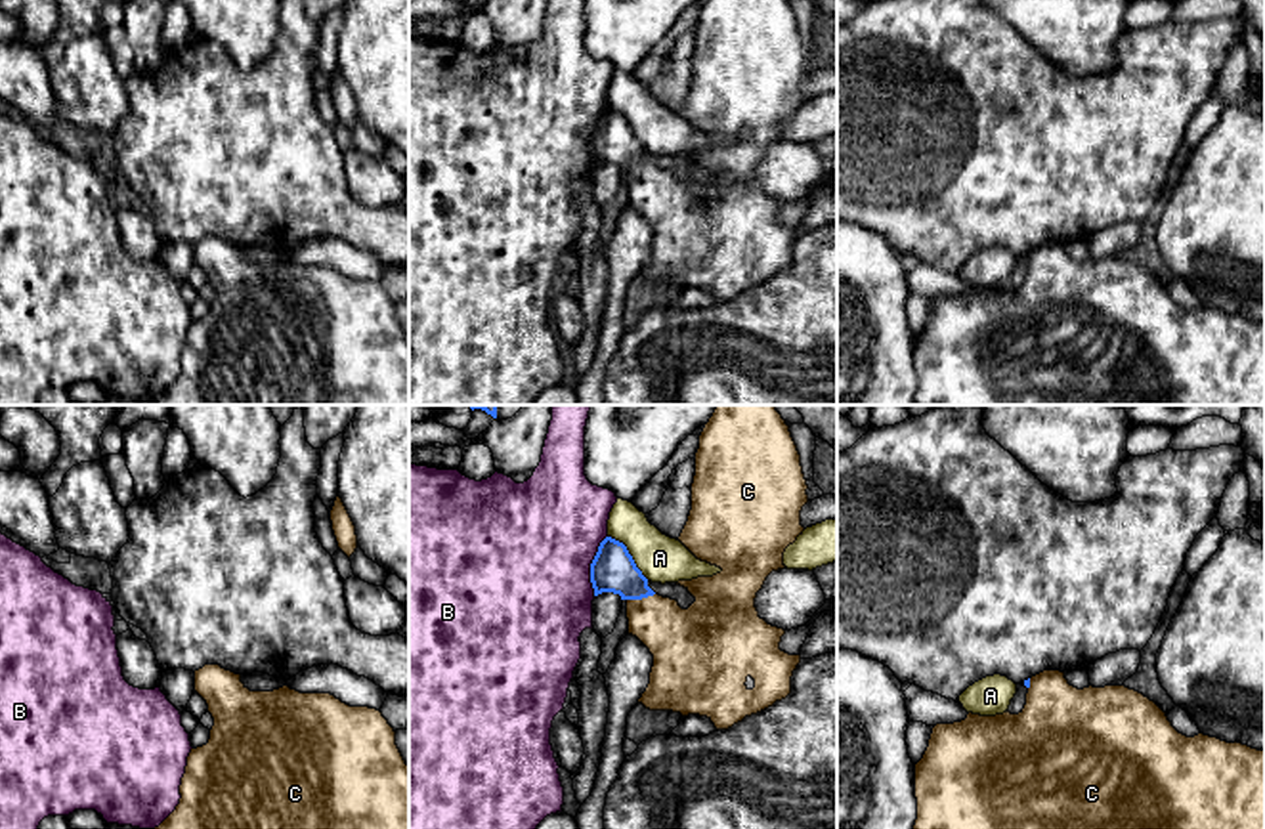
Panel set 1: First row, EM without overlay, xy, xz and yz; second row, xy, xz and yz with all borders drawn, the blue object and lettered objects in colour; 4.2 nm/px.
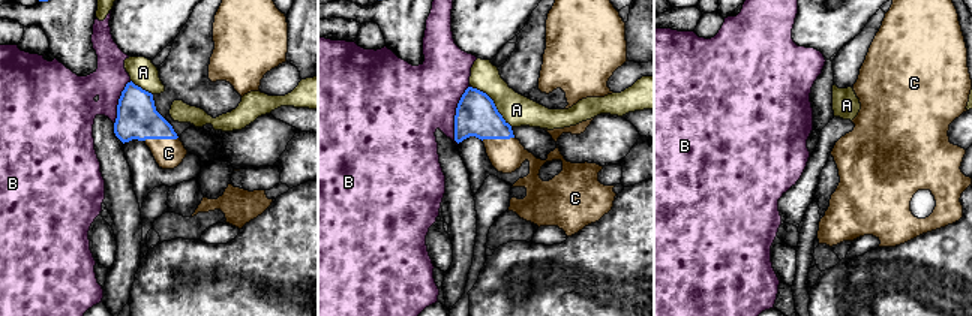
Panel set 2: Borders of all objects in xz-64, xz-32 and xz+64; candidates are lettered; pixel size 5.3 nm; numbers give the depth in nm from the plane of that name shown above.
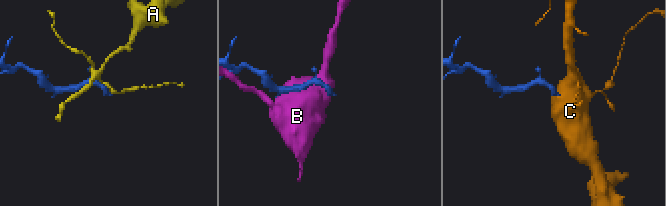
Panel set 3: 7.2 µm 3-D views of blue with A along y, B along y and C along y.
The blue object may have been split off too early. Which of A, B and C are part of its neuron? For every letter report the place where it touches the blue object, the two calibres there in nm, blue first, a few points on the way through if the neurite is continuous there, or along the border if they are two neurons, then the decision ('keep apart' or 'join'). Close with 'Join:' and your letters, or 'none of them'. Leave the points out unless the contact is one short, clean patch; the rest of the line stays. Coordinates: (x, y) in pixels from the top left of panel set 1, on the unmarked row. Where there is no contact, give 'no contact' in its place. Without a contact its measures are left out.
A: contact xz (629, 127); calibres 190 and 200 nm; keep apart
B: contact xz (591, 138); calibres 190 and 500 nm; keep apart
C: contact xz (641, 170); calibres 190 and 280 nm; join
Join: C

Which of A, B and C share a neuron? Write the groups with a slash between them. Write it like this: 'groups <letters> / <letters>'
groups A / B / C

